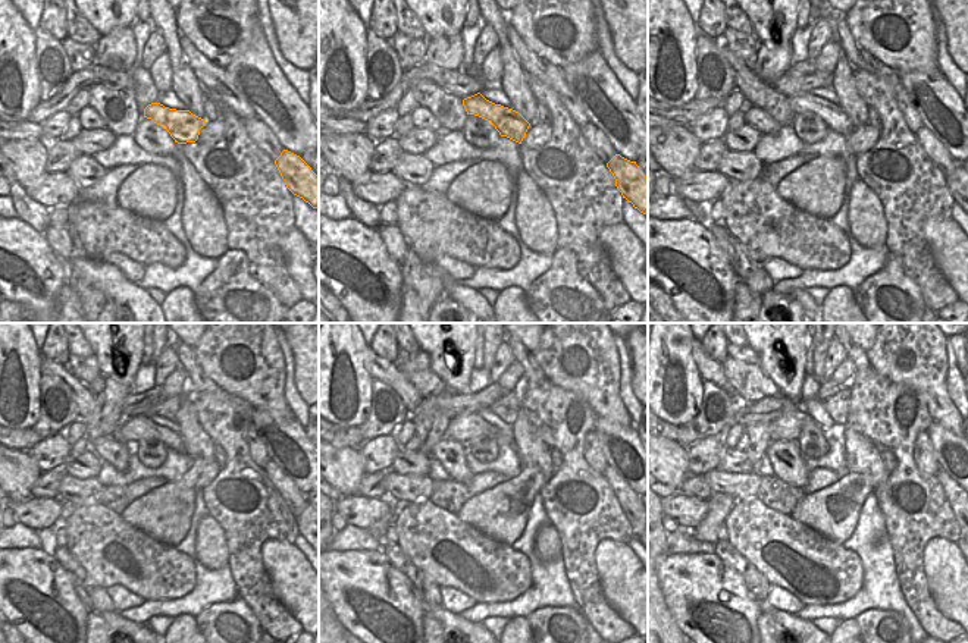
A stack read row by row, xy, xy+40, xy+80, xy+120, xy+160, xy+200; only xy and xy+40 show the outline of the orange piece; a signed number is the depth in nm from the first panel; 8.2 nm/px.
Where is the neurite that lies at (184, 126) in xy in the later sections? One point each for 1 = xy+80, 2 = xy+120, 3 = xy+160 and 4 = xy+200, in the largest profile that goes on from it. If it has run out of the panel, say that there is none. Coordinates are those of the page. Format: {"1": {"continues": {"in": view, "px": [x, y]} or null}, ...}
{"1": {"continues": {"in": "xy+80", "px": [832, 115]}}, "2": {"continues": {"in": "xy+120", "px": [137, 427]}}, "3": {"continues": {"in": "xy+160", "px": [463, 427]}}, "4": {"continues": {"in": "xy+200", "px": [788, 426]}}}

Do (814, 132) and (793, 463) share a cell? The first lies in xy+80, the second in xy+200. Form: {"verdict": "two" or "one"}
{"verdict": "two"}

